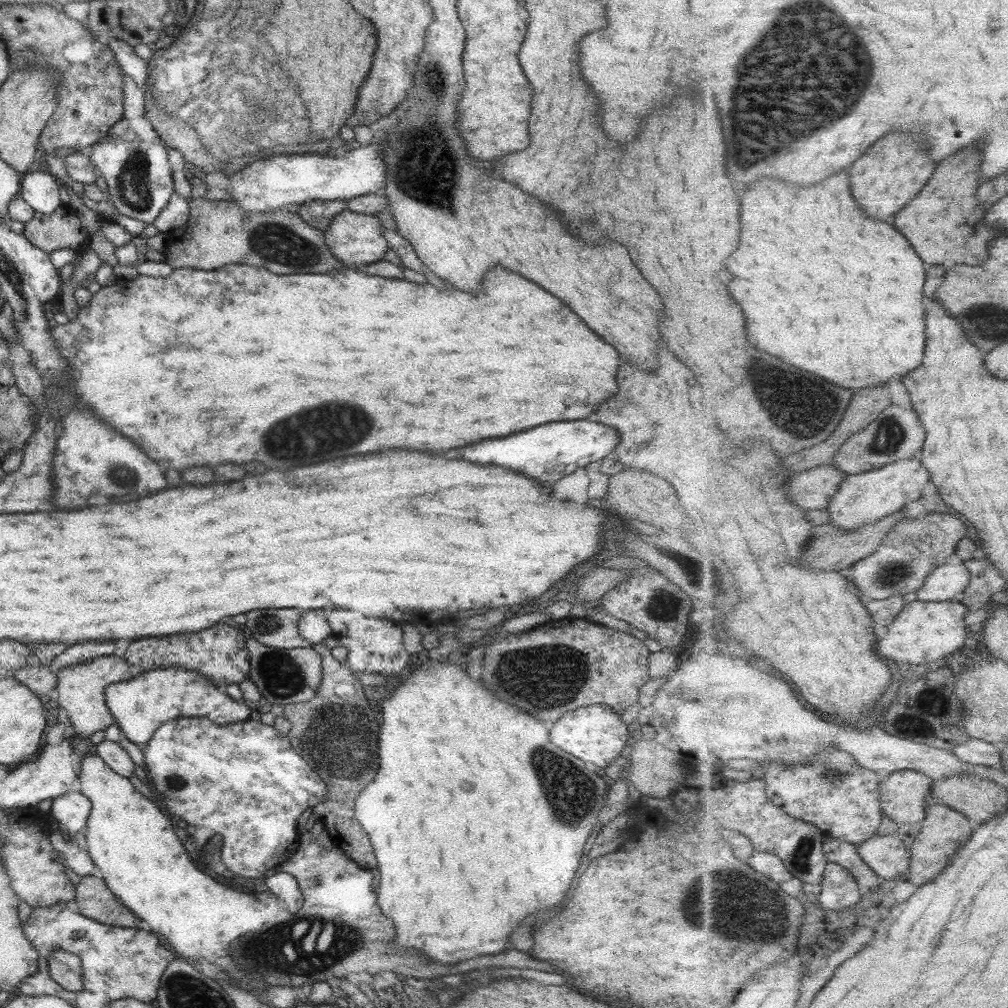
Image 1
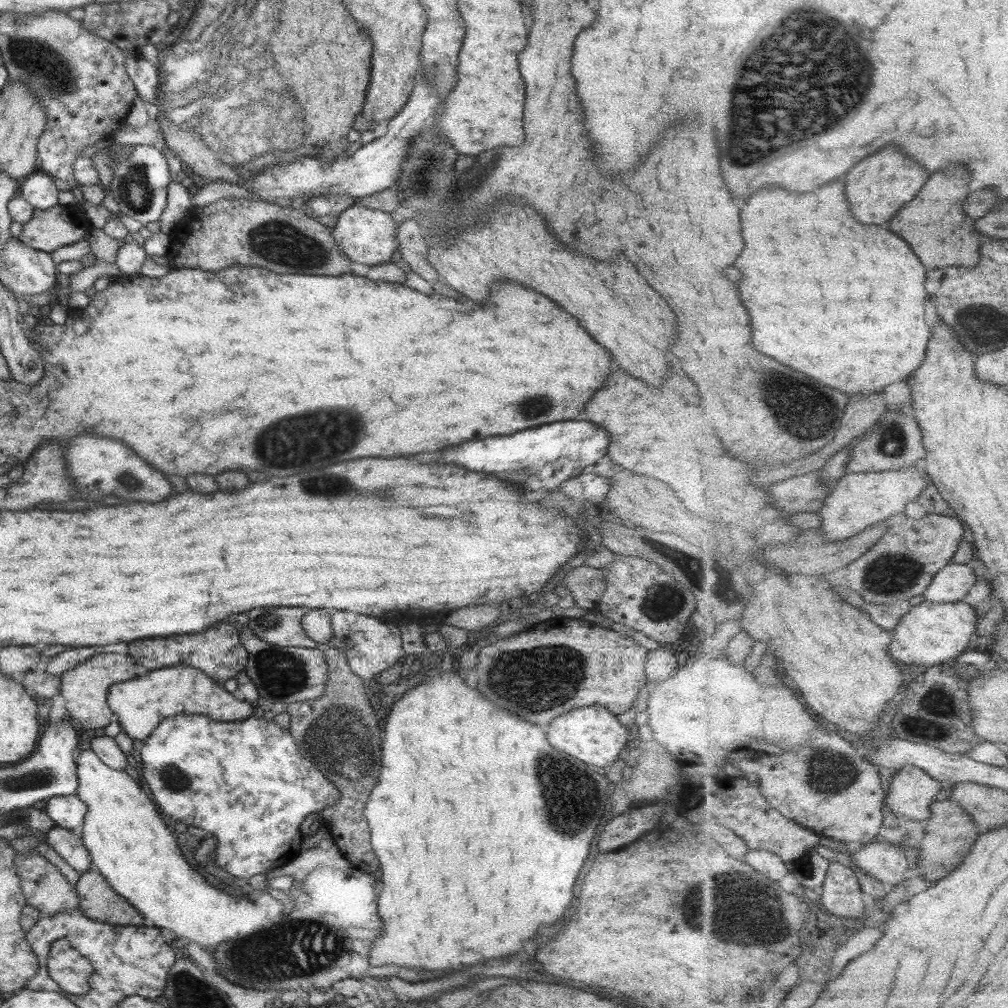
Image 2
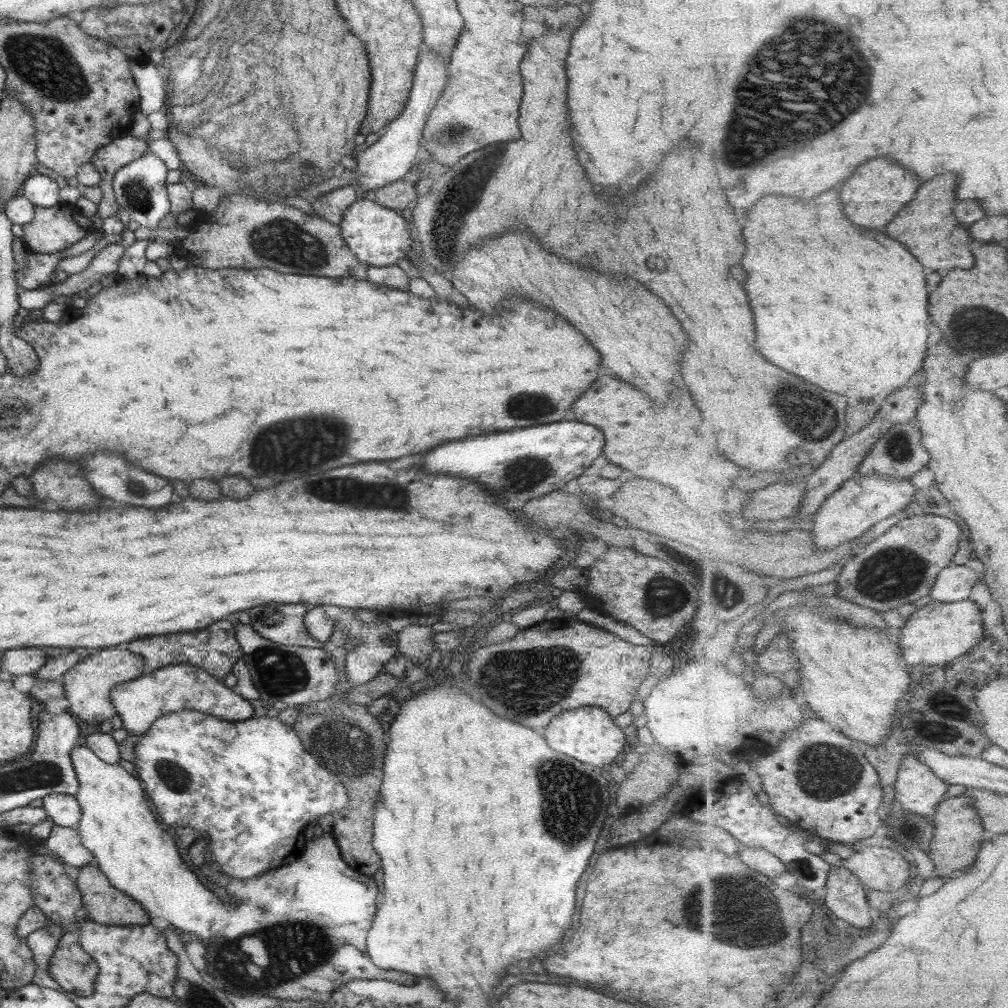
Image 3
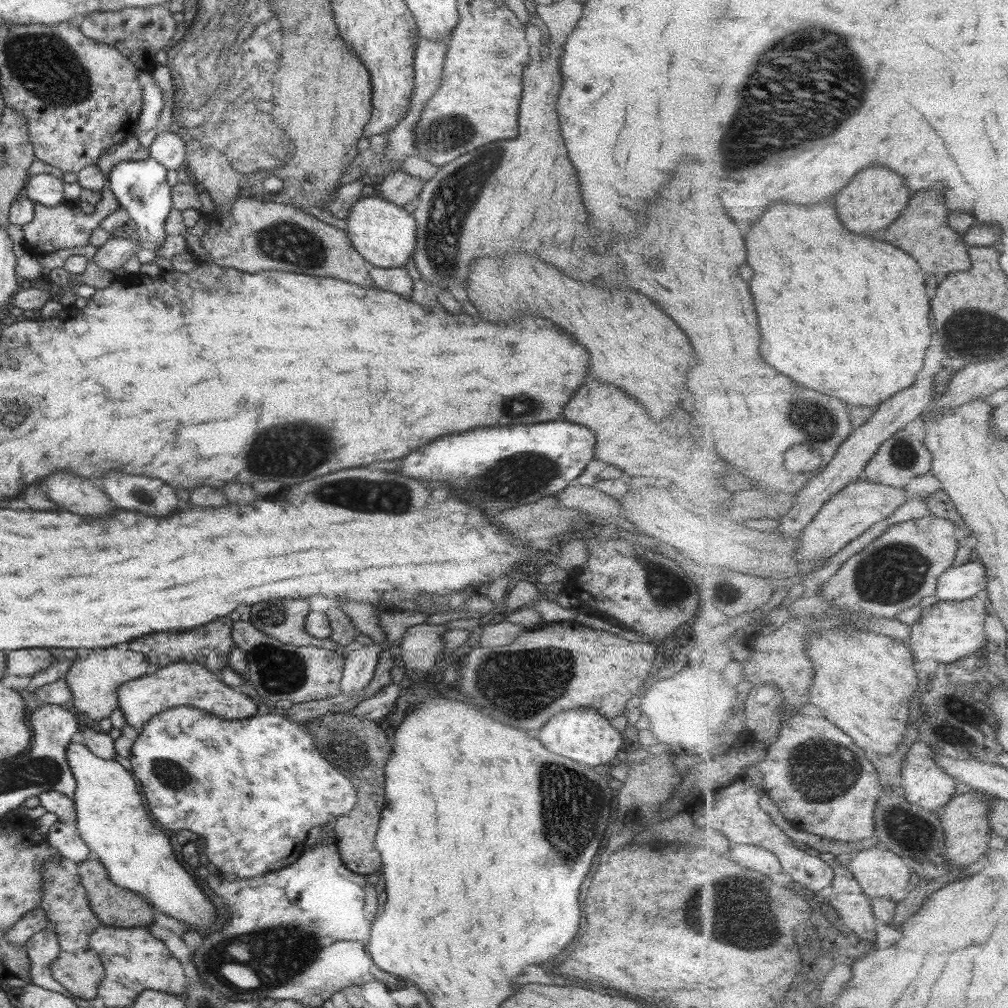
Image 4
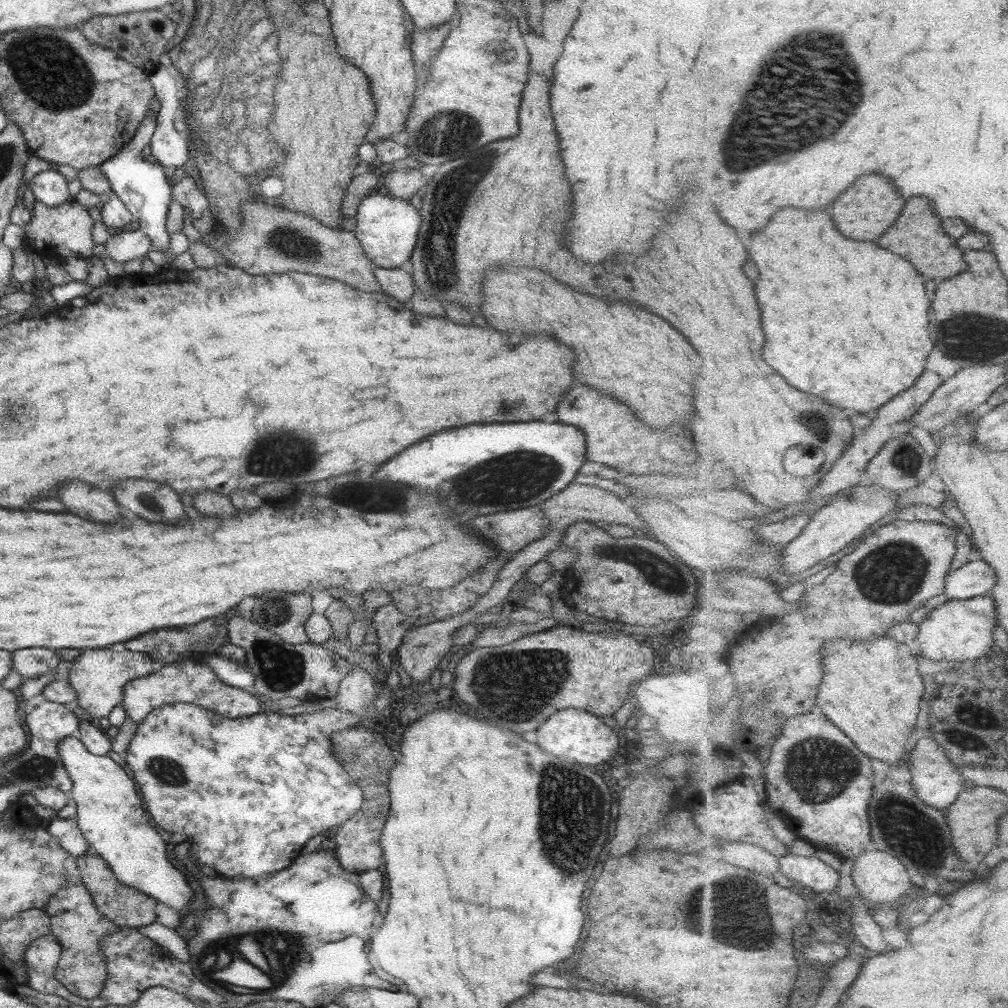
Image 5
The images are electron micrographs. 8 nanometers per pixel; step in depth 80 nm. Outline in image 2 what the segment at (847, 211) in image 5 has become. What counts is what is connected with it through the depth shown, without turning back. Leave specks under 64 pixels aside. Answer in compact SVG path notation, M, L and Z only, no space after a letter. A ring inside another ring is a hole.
M887 146L881 154L873 154L859 162L847 176L847 198L855 218L866 224L889 224L897 212L911 202L930 179L931 170L925 170L914 158L905 158L897 148Z

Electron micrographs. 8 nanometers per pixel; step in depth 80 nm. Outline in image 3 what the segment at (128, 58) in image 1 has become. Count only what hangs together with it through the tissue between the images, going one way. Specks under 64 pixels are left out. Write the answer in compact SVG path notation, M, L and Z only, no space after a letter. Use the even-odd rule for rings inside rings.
M133 61L130 63L130 71L138 89L140 112L146 117L150 112L159 110L166 100L164 76L151 62L139 64Z

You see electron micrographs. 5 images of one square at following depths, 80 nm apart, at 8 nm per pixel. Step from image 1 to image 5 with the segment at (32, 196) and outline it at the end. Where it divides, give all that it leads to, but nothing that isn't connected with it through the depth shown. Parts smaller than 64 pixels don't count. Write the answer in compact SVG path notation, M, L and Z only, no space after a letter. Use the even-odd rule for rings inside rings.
M46 170L37 173L30 180L29 188L38 206L53 208L70 200L67 183L57 171Z

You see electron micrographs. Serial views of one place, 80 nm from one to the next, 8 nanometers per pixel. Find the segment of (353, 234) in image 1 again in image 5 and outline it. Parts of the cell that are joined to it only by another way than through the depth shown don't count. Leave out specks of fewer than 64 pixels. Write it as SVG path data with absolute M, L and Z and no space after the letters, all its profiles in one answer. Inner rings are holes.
M376 190L361 199L354 218L354 235L360 242L361 250L374 266L386 269L407 267L422 219L409 200L391 197Z

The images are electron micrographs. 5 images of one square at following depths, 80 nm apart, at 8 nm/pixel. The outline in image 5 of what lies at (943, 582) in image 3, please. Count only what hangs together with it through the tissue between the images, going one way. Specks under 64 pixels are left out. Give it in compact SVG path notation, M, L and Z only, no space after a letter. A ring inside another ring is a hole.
M983 558L970 561L946 578L945 596L949 600L969 600L991 593L998 581L996 571Z

